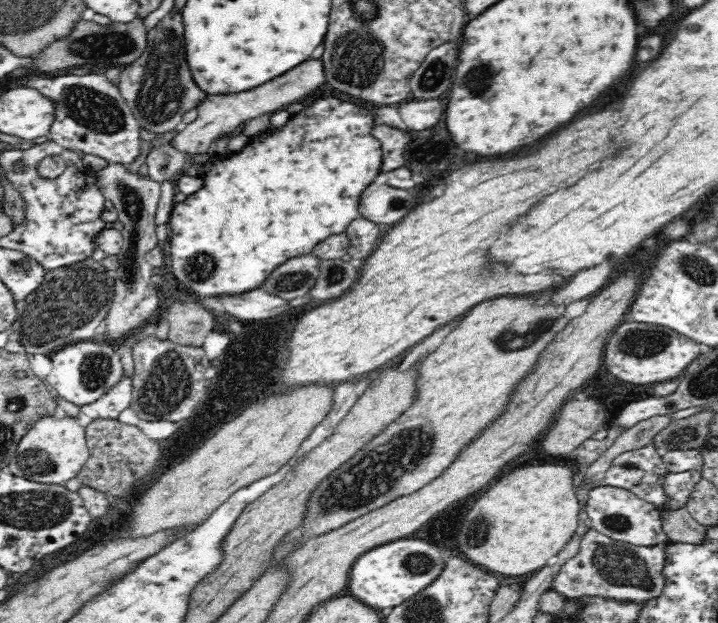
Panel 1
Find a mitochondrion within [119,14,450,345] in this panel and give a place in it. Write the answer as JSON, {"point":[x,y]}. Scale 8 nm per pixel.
{"point":[159,92]}

